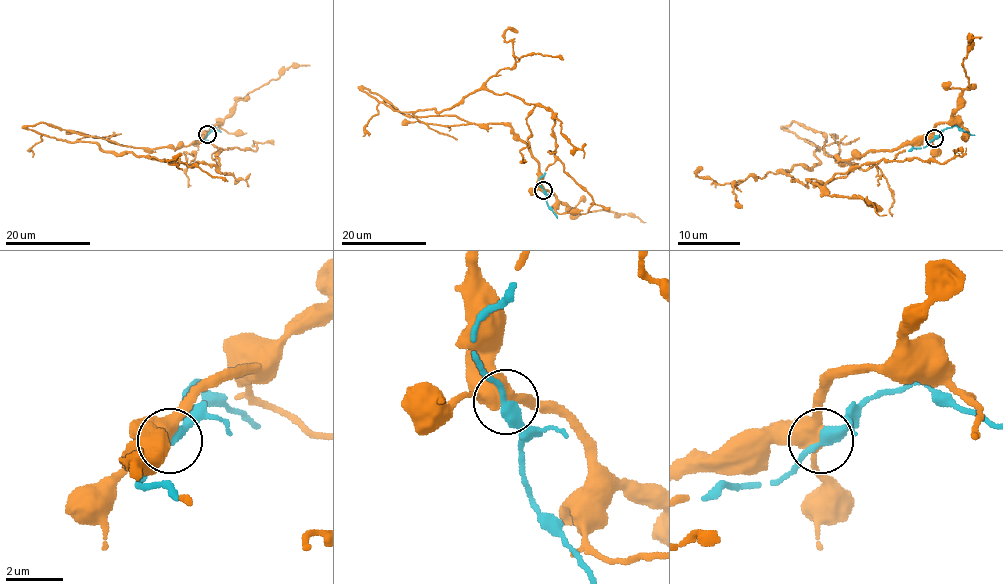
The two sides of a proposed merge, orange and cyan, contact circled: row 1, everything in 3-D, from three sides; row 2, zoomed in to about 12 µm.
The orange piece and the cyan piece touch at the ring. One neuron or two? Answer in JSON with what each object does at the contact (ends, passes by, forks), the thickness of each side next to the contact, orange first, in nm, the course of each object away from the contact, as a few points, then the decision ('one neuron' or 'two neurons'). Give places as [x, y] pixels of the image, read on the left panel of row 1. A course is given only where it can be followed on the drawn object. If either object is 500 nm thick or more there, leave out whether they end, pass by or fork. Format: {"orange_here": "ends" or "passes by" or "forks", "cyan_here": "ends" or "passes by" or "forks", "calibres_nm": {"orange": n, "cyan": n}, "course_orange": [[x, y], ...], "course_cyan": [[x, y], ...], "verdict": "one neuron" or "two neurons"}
{"orange_here": "forks", "cyan_here": "passes by", "calibres_nm": {"orange": 420, "cyan": 360}, "course_orange": [[208, 134], [152, 149], [77, 139], [217, 167], [219, 148], [274, 144]], "course_cyan": [[208, 134], [211, 126], [220, 132]], "verdict": "one neuron"}

